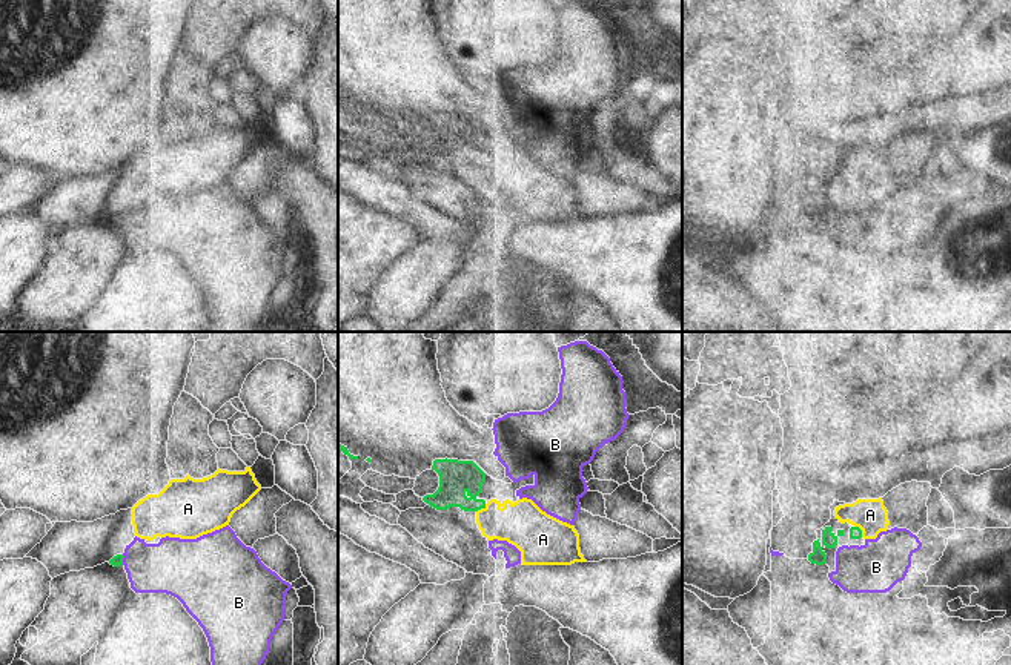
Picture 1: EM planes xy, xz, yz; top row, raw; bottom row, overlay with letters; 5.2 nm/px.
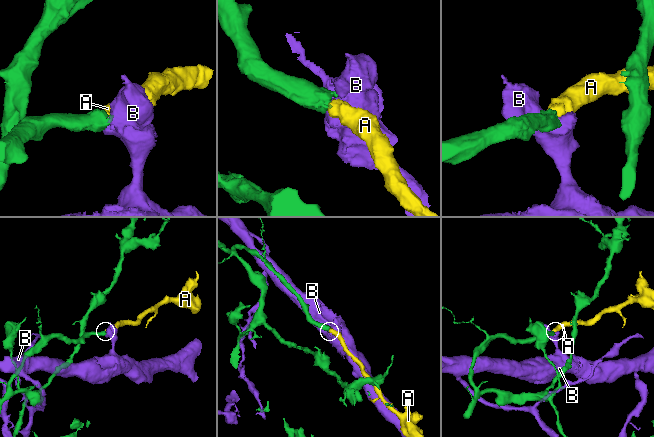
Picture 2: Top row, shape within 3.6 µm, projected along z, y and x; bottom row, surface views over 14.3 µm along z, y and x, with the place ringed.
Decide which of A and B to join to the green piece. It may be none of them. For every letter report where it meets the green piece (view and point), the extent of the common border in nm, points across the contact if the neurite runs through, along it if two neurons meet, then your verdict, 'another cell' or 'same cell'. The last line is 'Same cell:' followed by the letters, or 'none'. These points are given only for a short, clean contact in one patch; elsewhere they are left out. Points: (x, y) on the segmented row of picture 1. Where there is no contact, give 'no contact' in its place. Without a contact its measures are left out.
A: meets green in xz at (481, 507); contact 70 nm long; same cell
B: meets green in xy at (122, 559); contact 60 nm long; another cell
Same cell: A

